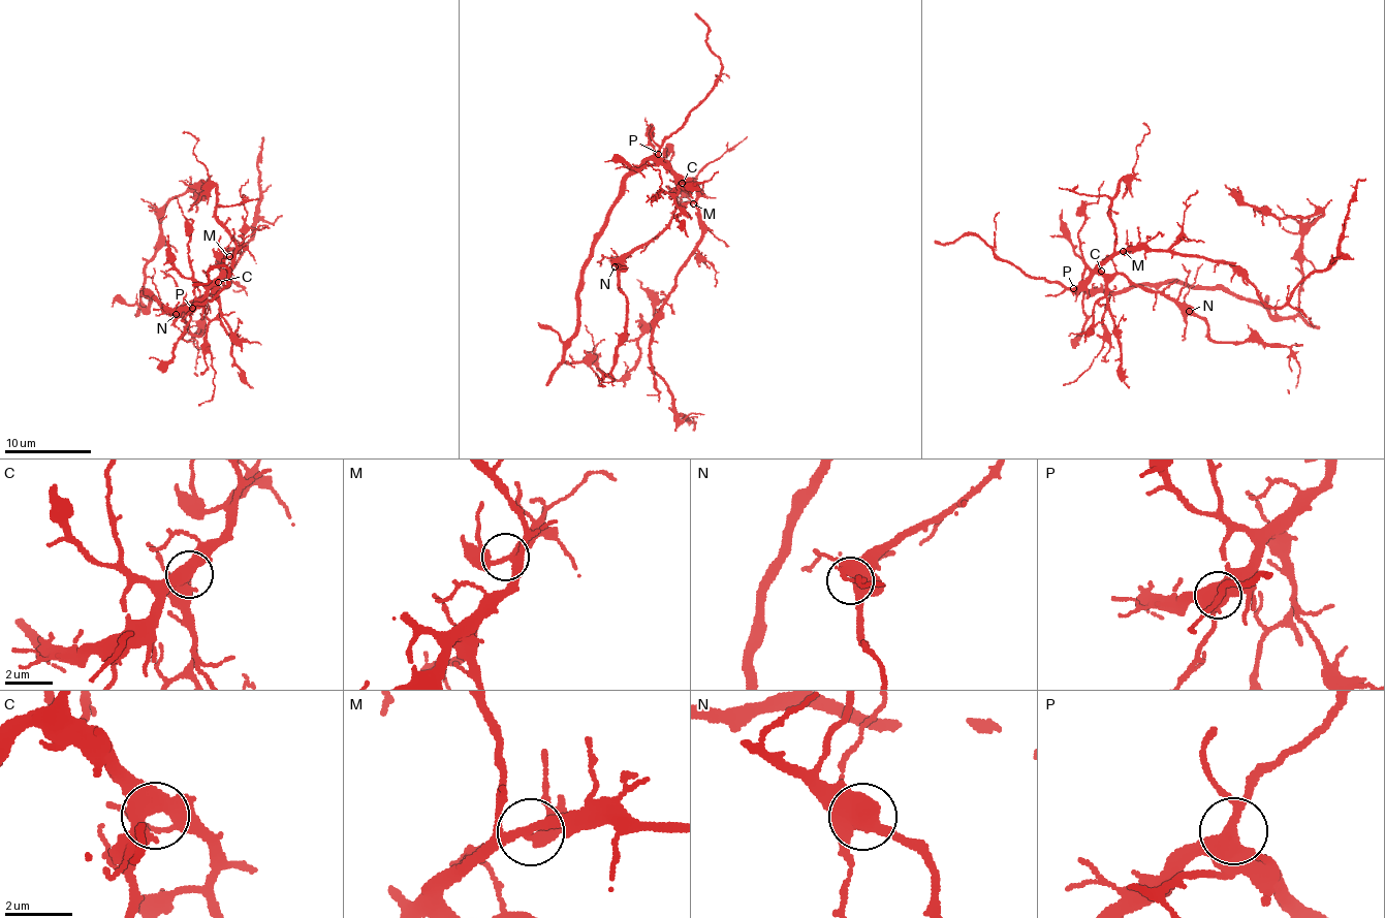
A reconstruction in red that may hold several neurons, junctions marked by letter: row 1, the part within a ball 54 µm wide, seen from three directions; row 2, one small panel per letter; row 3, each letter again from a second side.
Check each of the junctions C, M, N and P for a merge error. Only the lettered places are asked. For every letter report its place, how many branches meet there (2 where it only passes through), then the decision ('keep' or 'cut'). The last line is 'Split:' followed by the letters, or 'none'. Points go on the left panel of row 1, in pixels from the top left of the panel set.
C: at (218, 282); 3 branches meet; keep
M: at (229, 256); 4 branches meet; keep
N: at (176, 314); 4 branches meet; keep
P: at (192, 308); 4 branches meet; keep
Split: none

